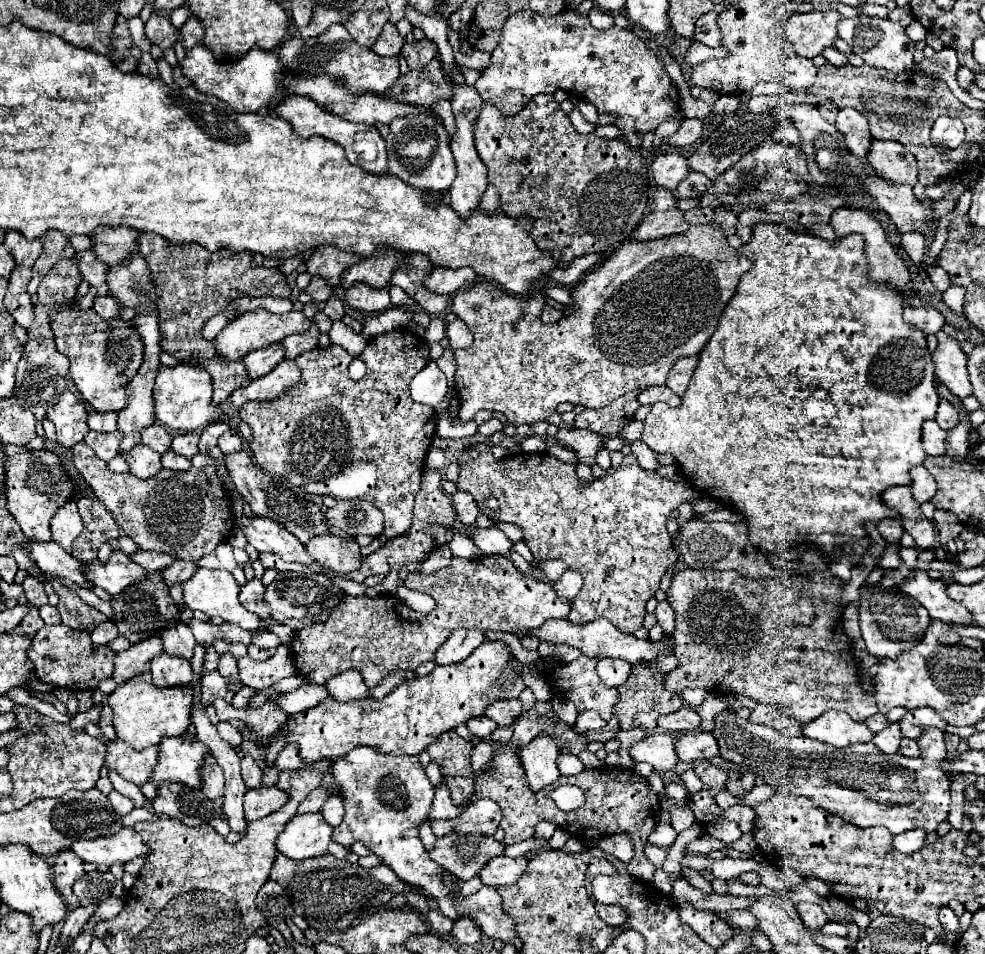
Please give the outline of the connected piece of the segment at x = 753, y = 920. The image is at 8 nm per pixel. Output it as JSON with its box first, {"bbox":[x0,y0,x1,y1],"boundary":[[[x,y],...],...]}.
{"bbox":[726,910,758,930],"boundary":[[[730,910],[730,912],[726,912],[726,920],[728,920],[728,924],[740,926],[740,928],[750,928],[750,930],[758,926],[758,918],[754,914],[750,916],[748,910]]]}

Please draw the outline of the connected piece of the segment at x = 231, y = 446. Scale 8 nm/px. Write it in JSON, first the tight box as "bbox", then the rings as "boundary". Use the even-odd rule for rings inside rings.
{"bbox":[218,430,242,454],"boundary":[[[228,430],[224,436],[220,436],[218,446],[224,454],[232,454],[232,452],[240,452],[242,450],[242,438],[238,436],[236,430]]]}

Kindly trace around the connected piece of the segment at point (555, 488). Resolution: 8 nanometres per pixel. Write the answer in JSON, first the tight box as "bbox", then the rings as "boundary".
{"bbox":[458,444,702,634],"boundary":[[[470,444],[466,450],[478,450],[478,456],[460,464],[458,488],[470,492],[476,498],[480,513],[496,522],[510,522],[520,526],[524,544],[532,550],[534,560],[542,562],[560,558],[572,570],[584,576],[584,586],[572,600],[568,620],[574,624],[586,624],[596,618],[606,618],[620,632],[634,634],[642,626],[648,598],[656,594],[662,576],[676,562],[676,552],[666,530],[668,516],[680,504],[698,500],[702,496],[700,490],[692,488],[690,482],[672,482],[654,470],[648,472],[640,468],[632,454],[624,456],[624,462],[618,470],[610,468],[604,478],[596,478],[590,484],[584,484],[572,464],[564,464],[546,452],[508,454],[502,460],[494,460],[486,444]]]}

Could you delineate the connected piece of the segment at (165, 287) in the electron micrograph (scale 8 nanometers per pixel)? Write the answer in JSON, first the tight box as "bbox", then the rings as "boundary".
{"bbox":[136,232,290,404],"boundary":[[[144,232],[136,240],[138,252],[148,262],[148,270],[152,272],[152,284],[156,284],[156,306],[160,318],[162,332],[162,350],[176,358],[196,360],[200,368],[204,368],[214,382],[214,404],[226,402],[226,398],[236,390],[248,384],[248,372],[244,372],[244,362],[224,360],[224,356],[216,356],[216,348],[212,348],[212,340],[202,338],[204,324],[222,312],[232,310],[232,302],[240,296],[274,296],[288,298],[290,288],[286,284],[286,276],[268,262],[264,264],[264,256],[252,252],[208,252],[200,244],[172,244],[162,236],[152,232]]]}

